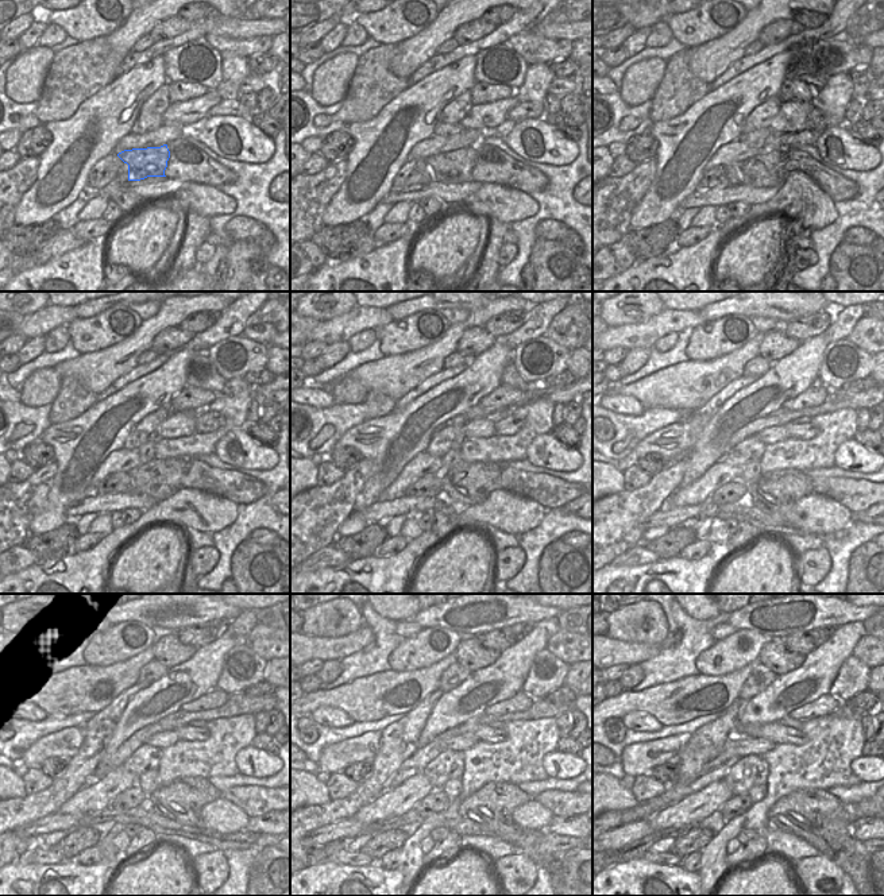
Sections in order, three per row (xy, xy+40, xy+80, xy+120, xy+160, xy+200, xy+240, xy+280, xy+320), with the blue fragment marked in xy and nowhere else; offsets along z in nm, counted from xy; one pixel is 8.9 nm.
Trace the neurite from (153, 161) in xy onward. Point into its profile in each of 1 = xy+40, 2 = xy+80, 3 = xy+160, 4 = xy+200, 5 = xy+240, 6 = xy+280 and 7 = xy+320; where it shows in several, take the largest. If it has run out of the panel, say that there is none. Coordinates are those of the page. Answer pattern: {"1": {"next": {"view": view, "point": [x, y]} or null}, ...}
{"1": {"next": {"view": "xy+40", "point": [455, 166]}}, "2": {"next": {"view": "xy+80", "point": [764, 169]}}, "3": {"next": {"view": "xy+160", "point": [466, 483]}}, "4": {"next": {"view": "xy+200", "point": [772, 494]}}, "5": {"next": {"view": "xy+240", "point": [174, 810]}}, "6": {"next": {"view": "xy+280", "point": [487, 811]}}, "7": {"next": {"view": "xy+320", "point": [815, 815]}}}

